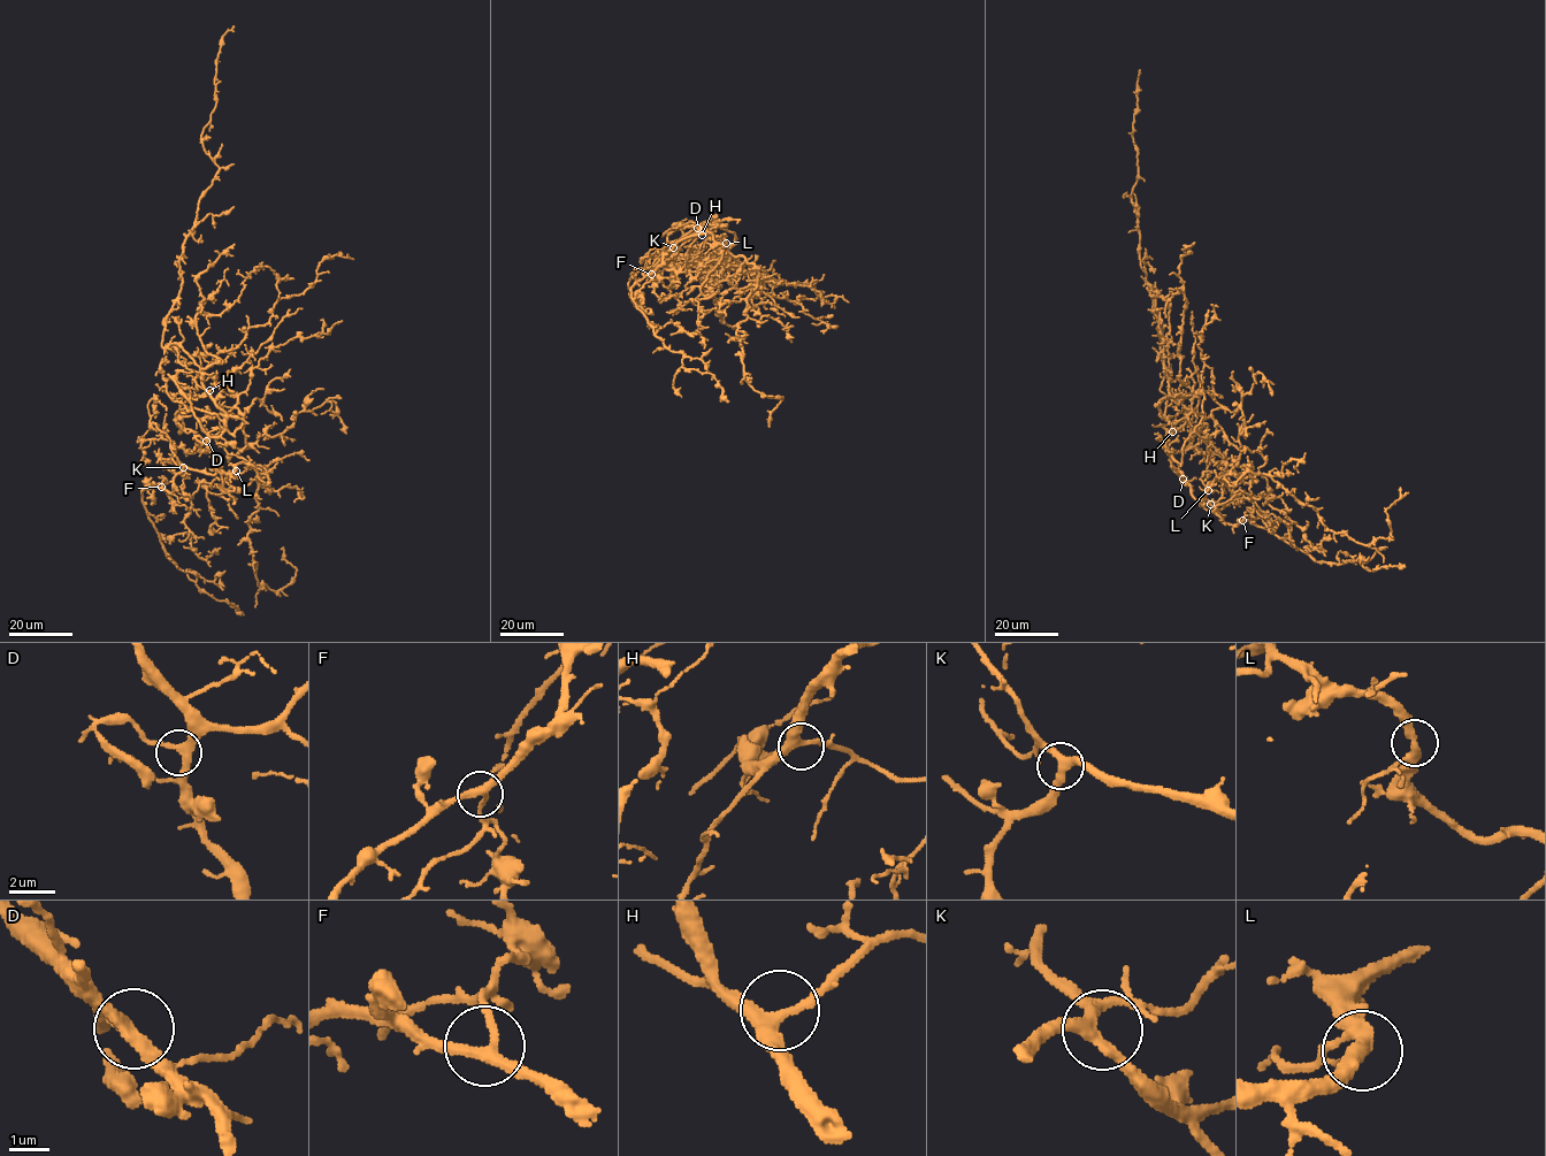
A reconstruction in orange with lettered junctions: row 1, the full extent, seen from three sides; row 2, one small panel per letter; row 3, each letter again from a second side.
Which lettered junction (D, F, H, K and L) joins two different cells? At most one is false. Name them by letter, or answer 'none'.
none

